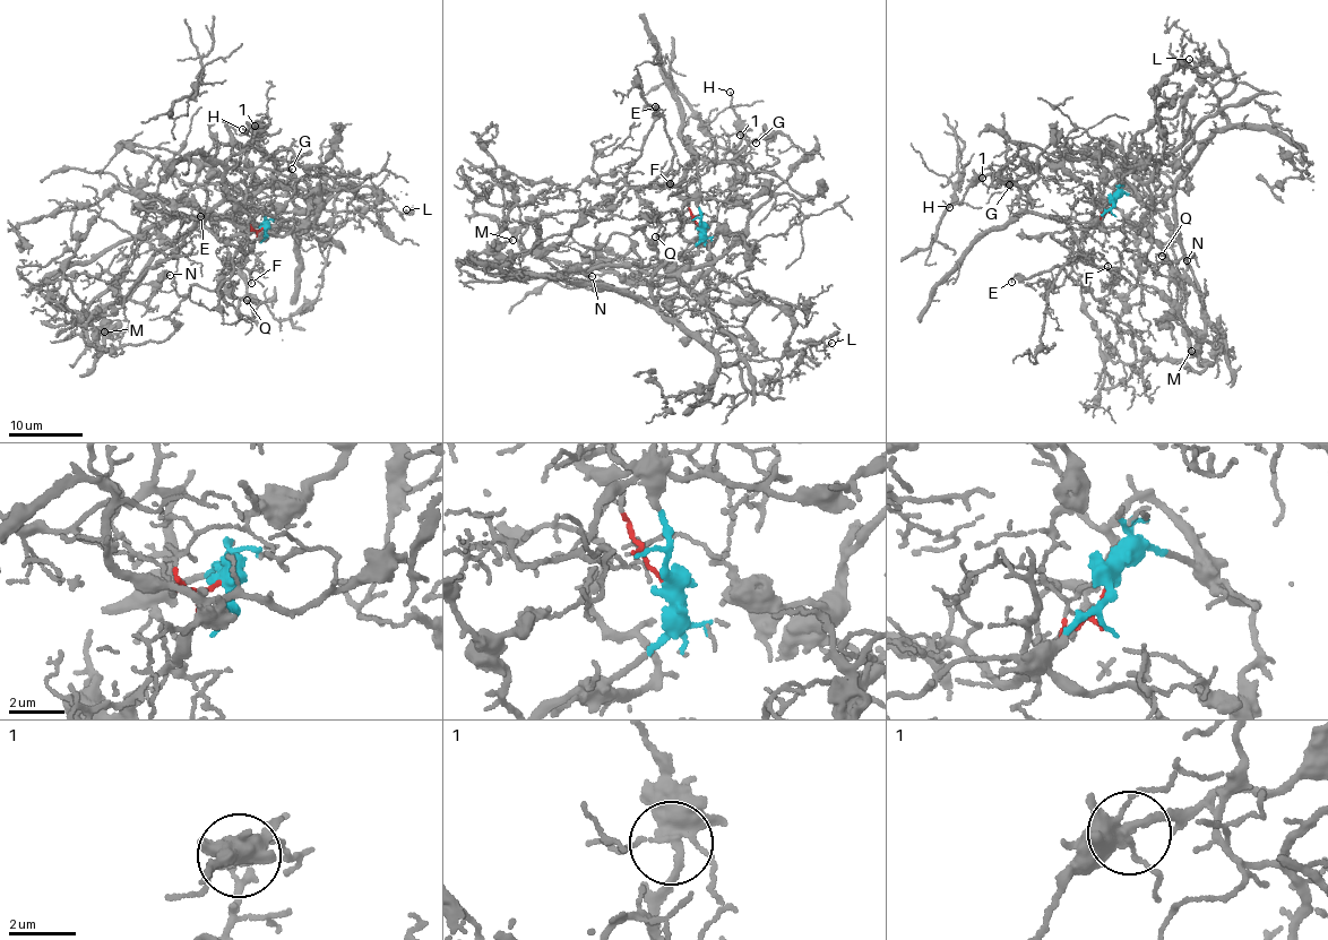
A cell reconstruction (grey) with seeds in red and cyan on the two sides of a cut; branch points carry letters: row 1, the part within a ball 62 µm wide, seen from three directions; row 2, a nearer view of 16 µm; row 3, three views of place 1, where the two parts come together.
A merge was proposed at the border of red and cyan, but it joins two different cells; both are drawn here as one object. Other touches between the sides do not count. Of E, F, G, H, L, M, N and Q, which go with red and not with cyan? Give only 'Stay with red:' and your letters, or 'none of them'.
Stay with red: E, F, G

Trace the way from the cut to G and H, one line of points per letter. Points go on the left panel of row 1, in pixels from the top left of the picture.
G: (262, 229), (235, 224), (224, 177), (289, 149), (292, 167)
H: (262, 229), (248, 227), (248, 189), (267, 180), (295, 184), (293, 177), (262, 148), (256, 126), (242, 128)

